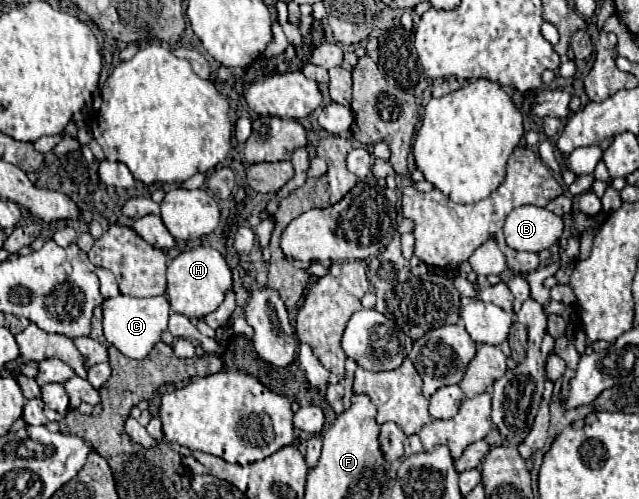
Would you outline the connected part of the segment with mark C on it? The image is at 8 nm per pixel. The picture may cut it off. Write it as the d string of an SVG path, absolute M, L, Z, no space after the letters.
M117 295L103 301L103 331L105 339L115 345L125 357L143 359L149 355L153 345L161 339L161 333L167 329L169 303L165 297L147 297L137 299L131 295Z

